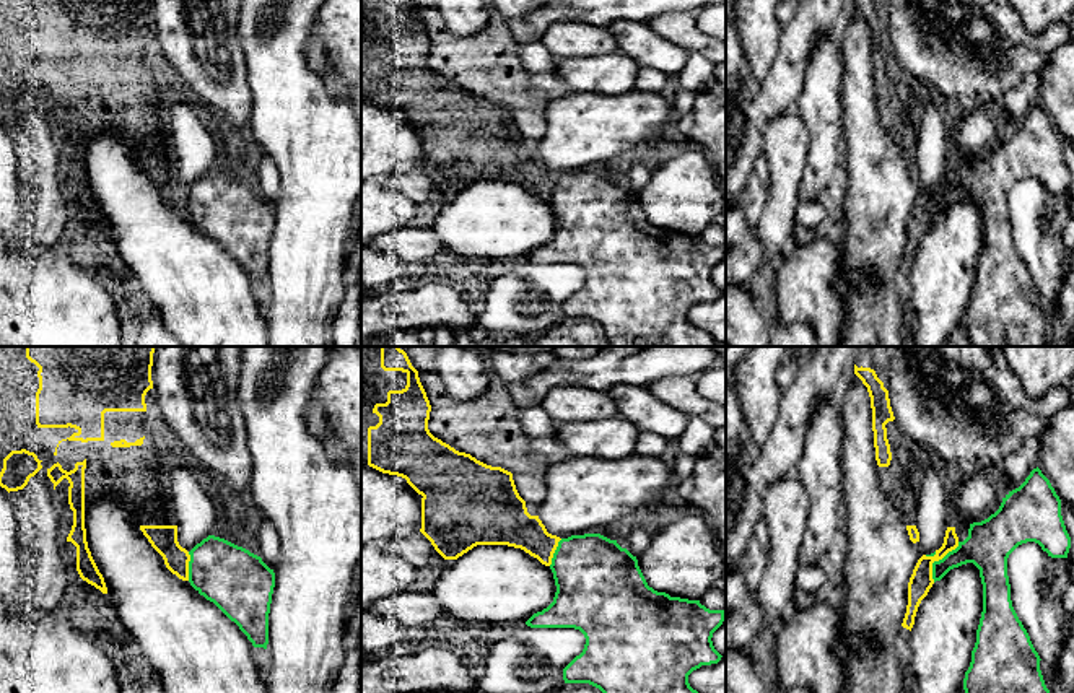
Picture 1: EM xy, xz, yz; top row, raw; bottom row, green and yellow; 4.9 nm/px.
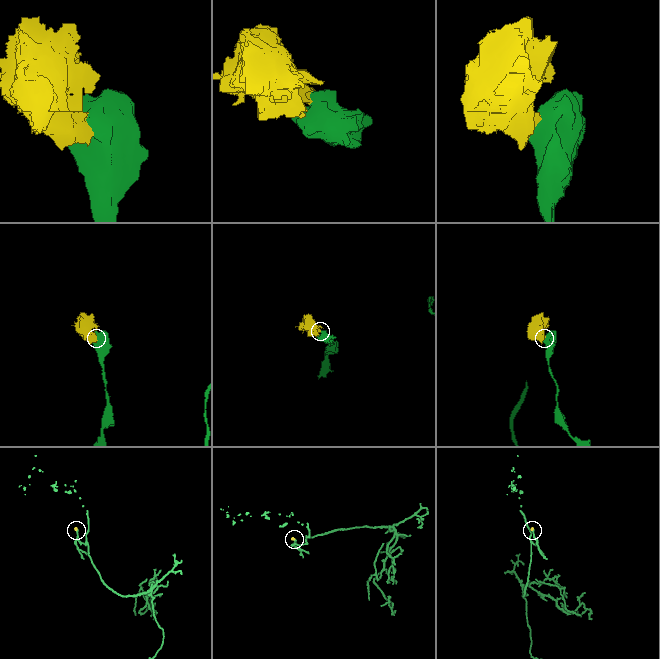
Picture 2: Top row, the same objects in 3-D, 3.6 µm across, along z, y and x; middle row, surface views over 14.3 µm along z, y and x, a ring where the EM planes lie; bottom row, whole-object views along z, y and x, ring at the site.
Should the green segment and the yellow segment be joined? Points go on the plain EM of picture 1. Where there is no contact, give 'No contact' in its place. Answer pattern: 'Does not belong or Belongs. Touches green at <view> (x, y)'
Does not belong. Touches green at yz (939, 196)

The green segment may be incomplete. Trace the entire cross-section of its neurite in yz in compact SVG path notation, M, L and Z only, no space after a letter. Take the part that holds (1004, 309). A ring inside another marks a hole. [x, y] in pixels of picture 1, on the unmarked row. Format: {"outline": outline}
{"outline": "M1037 102L1025 117L1009 127L999 145L981 158L970 159L968 172L932 198L932 215L941 216L950 205L973 198L983 220L983 247L976 265L971 298L963 314L970 346L1048 346L1050 325L1040 306L1040 291L1019 255L1007 211L1007 194L1022 179L1035 177L1051 194L1067 194L1071 172L1061 151L1061 135Z"}

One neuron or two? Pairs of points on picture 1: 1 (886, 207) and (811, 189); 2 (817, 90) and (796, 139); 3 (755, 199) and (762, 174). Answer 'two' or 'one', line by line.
1: two
2: two
3: one

